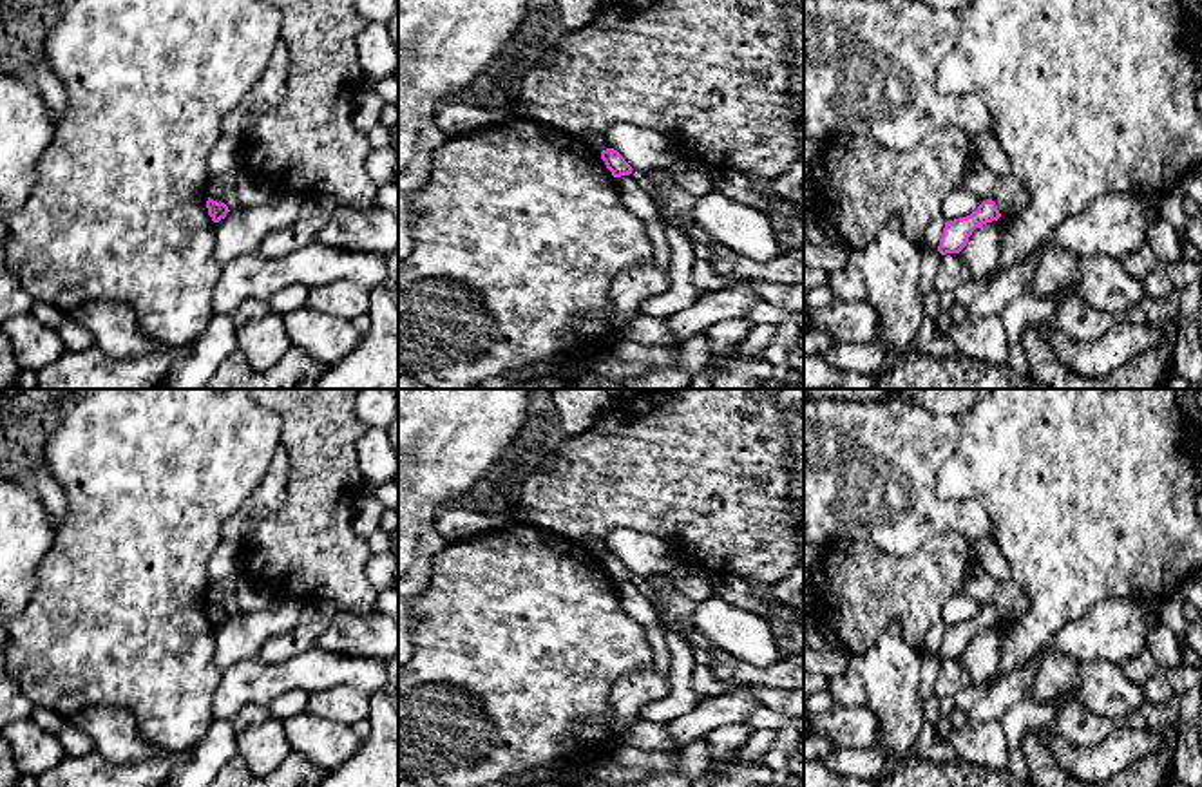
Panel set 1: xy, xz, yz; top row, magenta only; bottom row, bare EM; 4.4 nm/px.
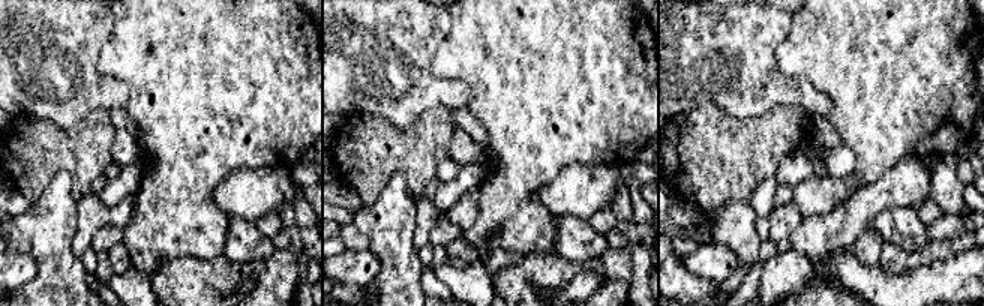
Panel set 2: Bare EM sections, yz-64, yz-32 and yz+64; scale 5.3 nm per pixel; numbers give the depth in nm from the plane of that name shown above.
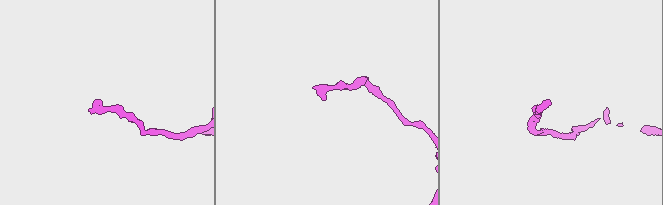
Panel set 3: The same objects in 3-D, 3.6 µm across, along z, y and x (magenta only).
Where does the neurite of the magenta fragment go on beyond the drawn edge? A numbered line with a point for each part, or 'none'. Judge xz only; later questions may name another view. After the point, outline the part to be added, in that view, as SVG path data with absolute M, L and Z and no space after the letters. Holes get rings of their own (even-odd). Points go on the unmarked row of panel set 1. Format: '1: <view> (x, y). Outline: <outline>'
none

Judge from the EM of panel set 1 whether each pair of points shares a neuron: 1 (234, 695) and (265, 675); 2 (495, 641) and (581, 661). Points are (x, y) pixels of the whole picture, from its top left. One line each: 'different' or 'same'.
1: same
2: same

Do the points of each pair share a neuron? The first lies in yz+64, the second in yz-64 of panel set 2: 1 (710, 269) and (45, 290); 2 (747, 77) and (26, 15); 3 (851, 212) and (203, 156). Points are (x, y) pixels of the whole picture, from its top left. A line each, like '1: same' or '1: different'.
1: different
2: same
3: different

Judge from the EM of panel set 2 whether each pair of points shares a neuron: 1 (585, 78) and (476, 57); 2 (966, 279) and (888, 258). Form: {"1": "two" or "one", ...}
{"1": "one", "2": "two"}

